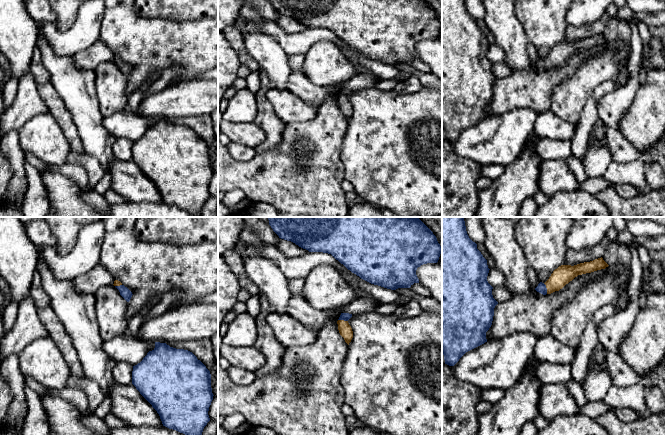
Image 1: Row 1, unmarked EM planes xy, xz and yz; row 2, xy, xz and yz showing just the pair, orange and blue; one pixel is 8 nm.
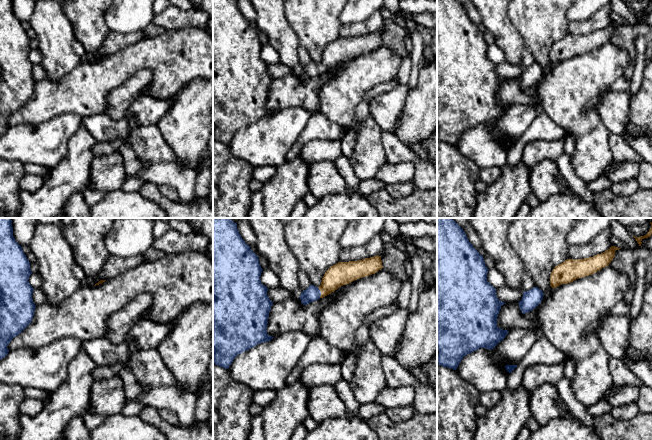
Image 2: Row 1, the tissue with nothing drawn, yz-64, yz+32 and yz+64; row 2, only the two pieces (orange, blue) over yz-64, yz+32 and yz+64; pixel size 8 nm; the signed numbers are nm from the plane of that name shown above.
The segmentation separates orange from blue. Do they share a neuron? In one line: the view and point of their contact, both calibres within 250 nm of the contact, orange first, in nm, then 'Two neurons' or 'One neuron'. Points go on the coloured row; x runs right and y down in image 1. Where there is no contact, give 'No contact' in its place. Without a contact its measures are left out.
Touches orange at yz (546, 287). Thickness 150 nm (orange) against 80 nm. One neuron

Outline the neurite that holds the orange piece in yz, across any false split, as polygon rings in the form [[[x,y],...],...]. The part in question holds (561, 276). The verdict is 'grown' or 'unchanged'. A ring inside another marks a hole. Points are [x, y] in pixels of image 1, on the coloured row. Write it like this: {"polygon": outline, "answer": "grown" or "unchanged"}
{"polygon": [[[602,257],[574,266],[561,265],[553,271],[545,283],[540,282],[535,290],[543,295],[551,294],[562,289],[566,284],[568,284],[578,275],[605,269],[608,266],[609,265],[603,260]]], "answer": "grown"}

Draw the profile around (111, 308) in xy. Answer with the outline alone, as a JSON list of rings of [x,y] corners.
[[[114,285],[101,286],[94,293],[95,311],[104,341],[128,333],[128,302],[120,295]]]

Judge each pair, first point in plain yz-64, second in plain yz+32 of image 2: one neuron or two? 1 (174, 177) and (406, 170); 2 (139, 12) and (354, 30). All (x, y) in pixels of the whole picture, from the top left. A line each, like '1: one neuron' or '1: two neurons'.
1: one neuron
2: two neurons

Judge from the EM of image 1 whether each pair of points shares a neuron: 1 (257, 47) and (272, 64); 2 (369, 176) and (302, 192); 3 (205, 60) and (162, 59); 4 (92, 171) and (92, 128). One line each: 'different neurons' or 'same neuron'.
1: same neuron
2: different neurons
3: same neuron
4: different neurons

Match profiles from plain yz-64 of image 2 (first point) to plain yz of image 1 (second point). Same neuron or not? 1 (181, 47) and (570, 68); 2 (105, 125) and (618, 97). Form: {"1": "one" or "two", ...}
{"1": "one", "2": "one"}

